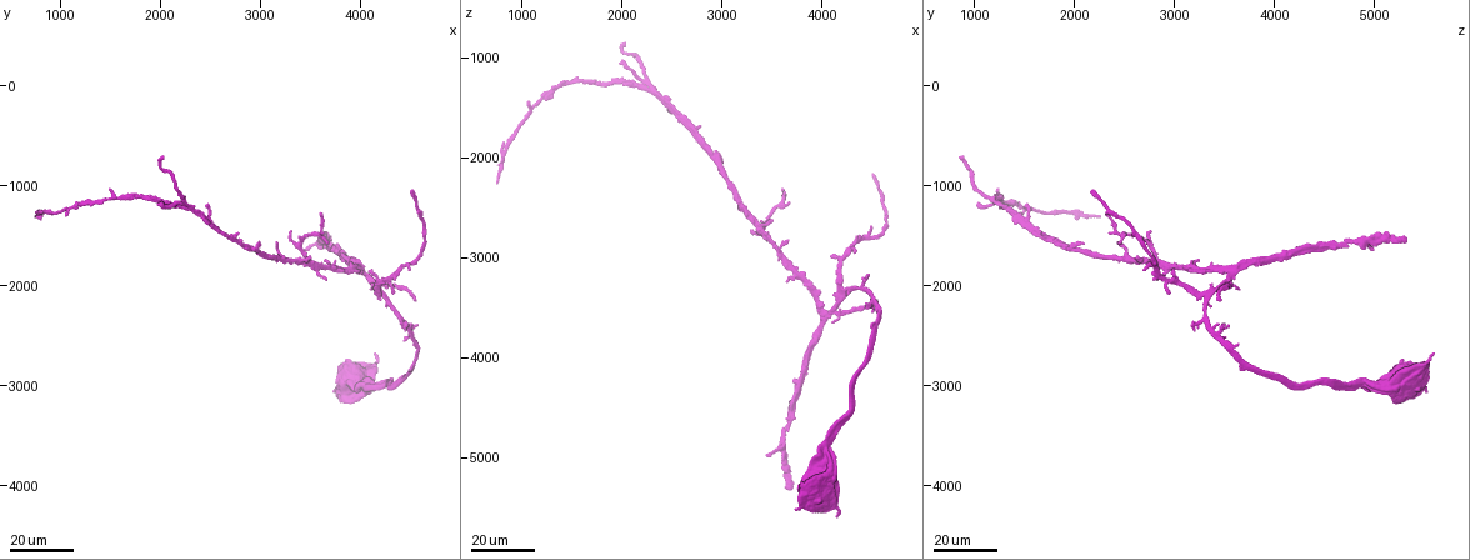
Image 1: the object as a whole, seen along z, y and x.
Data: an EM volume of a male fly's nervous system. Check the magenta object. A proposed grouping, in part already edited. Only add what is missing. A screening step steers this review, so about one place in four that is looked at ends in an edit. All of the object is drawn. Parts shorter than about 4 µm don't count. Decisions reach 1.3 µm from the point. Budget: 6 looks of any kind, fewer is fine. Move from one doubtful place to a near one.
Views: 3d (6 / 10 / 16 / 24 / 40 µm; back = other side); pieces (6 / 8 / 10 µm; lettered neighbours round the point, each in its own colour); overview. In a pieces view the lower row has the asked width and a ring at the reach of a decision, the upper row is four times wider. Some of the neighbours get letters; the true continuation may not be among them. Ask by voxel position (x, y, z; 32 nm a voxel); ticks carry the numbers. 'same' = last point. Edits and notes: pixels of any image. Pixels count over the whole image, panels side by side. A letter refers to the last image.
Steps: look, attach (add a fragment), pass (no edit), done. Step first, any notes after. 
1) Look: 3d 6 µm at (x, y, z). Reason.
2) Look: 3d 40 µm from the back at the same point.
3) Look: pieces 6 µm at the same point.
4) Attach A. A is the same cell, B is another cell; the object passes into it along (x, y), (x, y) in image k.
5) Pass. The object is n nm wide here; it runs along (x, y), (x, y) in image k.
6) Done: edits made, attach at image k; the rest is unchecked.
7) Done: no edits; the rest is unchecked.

Look: 3d 24 µm at (4480, 1060, 2160). Long arm stops here.

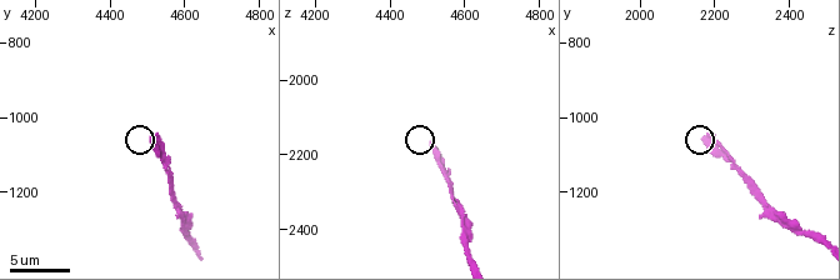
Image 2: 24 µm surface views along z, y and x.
Look: pieces 8 µm at (4510, 1060, 2170). What lies round it.

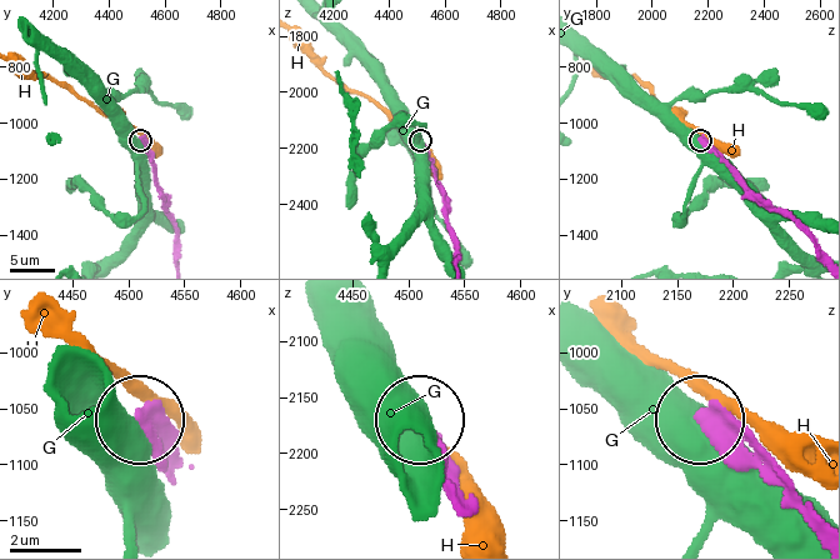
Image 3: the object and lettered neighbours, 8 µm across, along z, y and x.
Pass. G and H are other cells; none of them fits.

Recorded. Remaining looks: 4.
Look: 3d 16 µm at (4100, 1860, 2980). Free end.

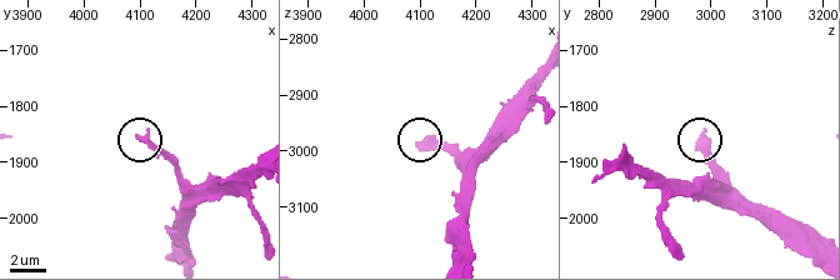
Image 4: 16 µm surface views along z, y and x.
Look: pieces 6 µm at (4100, 1860, 2985).

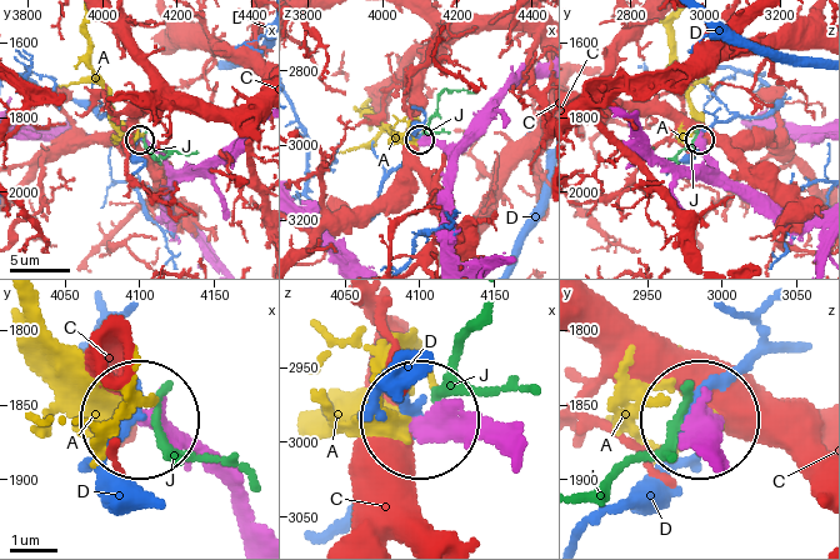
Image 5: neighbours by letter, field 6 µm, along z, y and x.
Attach A. A is the same cell, C, D and J are other cells; the object passes into it along (500, 456), (356, 405) in image 5; the neuron continues.

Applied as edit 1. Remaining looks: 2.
Look: 3d 24 µm at (4480, 1820, 2700). Branch stops here.

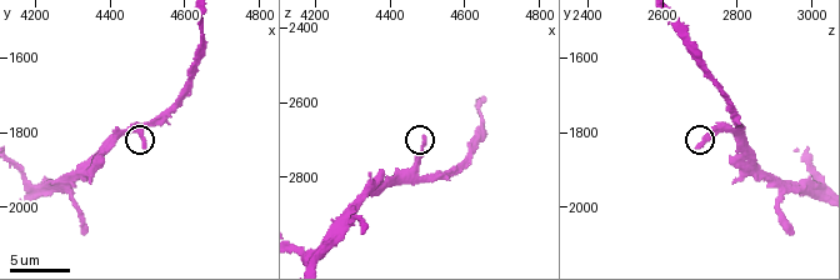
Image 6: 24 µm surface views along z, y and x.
Look: pieces 8 µm at (4490, 1830, 2690).

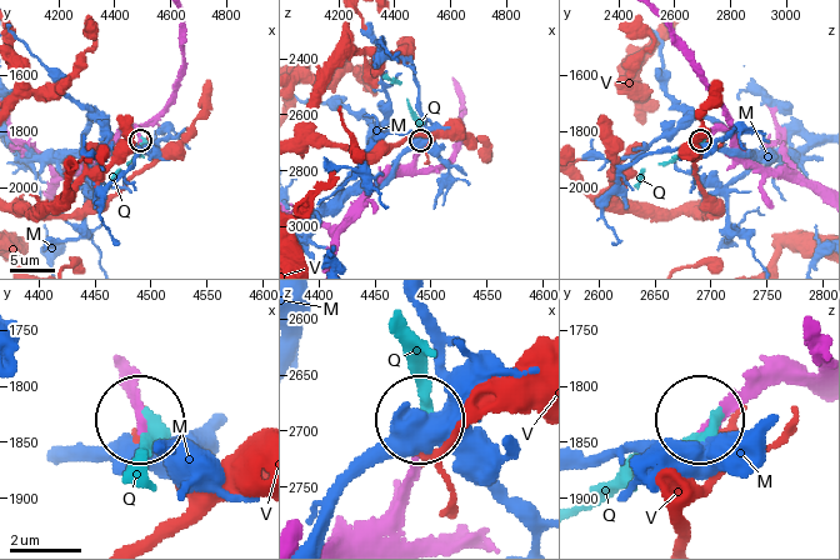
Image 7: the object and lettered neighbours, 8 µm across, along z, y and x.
Attach Q. Q is the same cell, M and V are other cells; the object passes into it along (813, 390), (754, 388), (583, 498) in image 7; it goes on there.

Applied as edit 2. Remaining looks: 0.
Done: edits made, attach at image 5, attach at image 7; the rest is unchecked.

